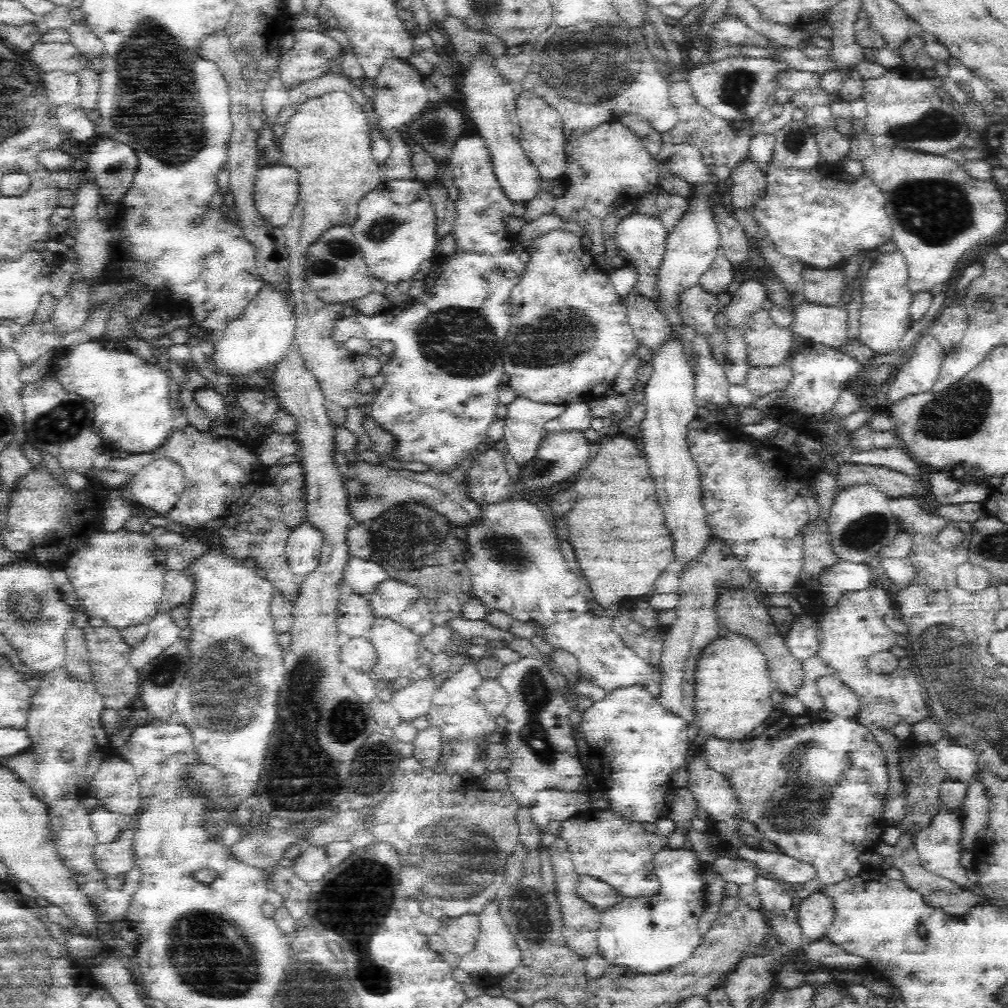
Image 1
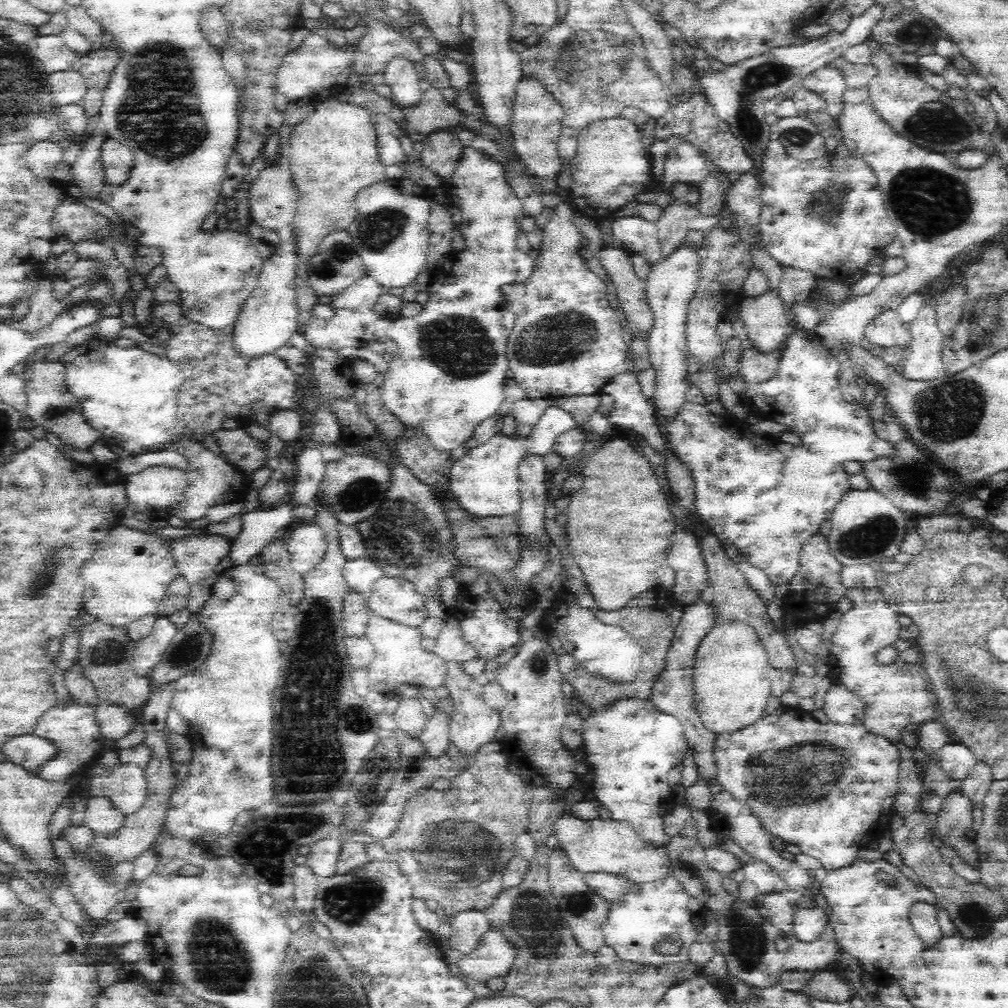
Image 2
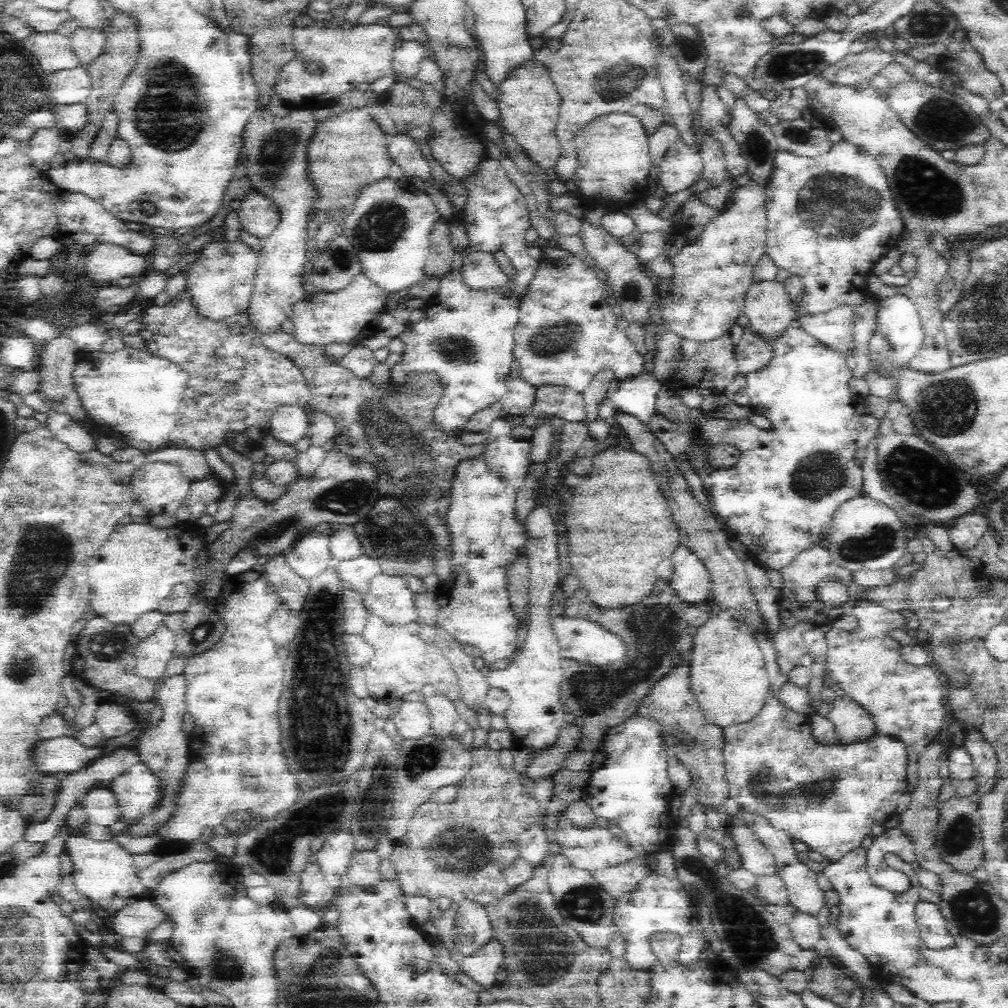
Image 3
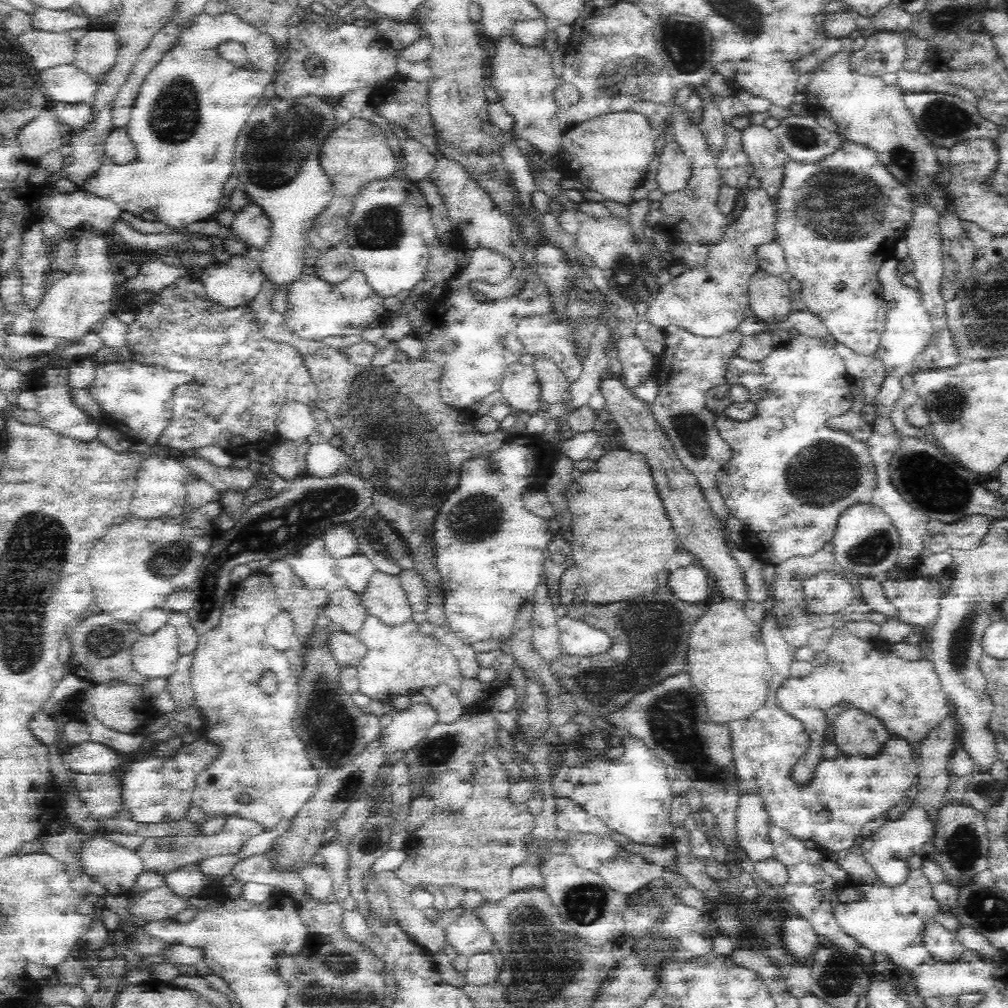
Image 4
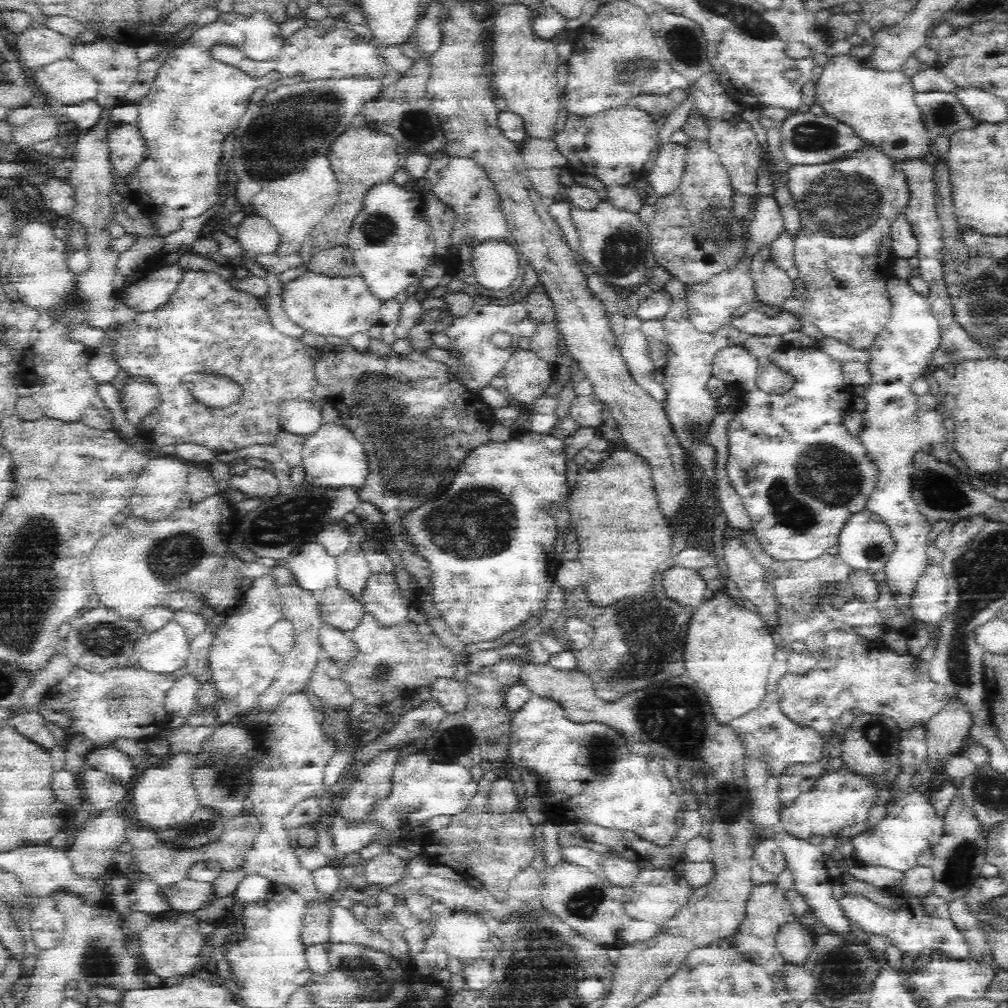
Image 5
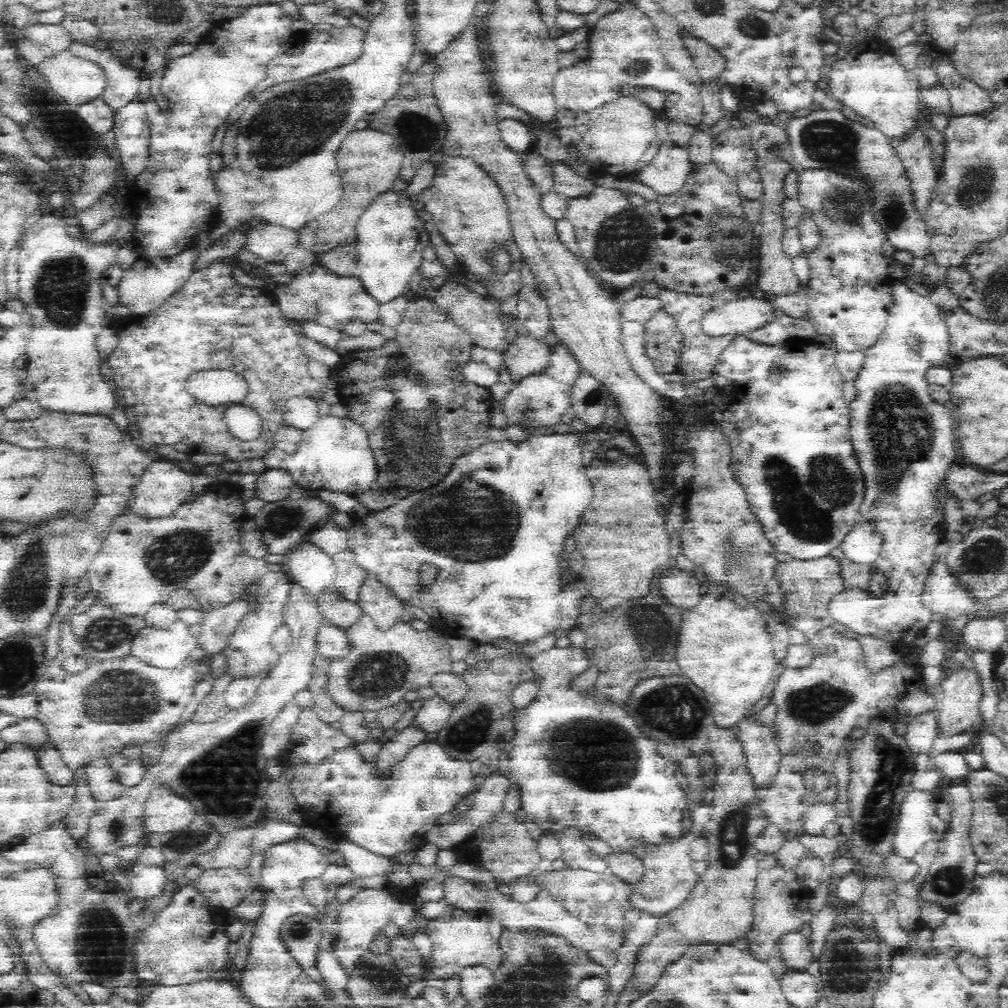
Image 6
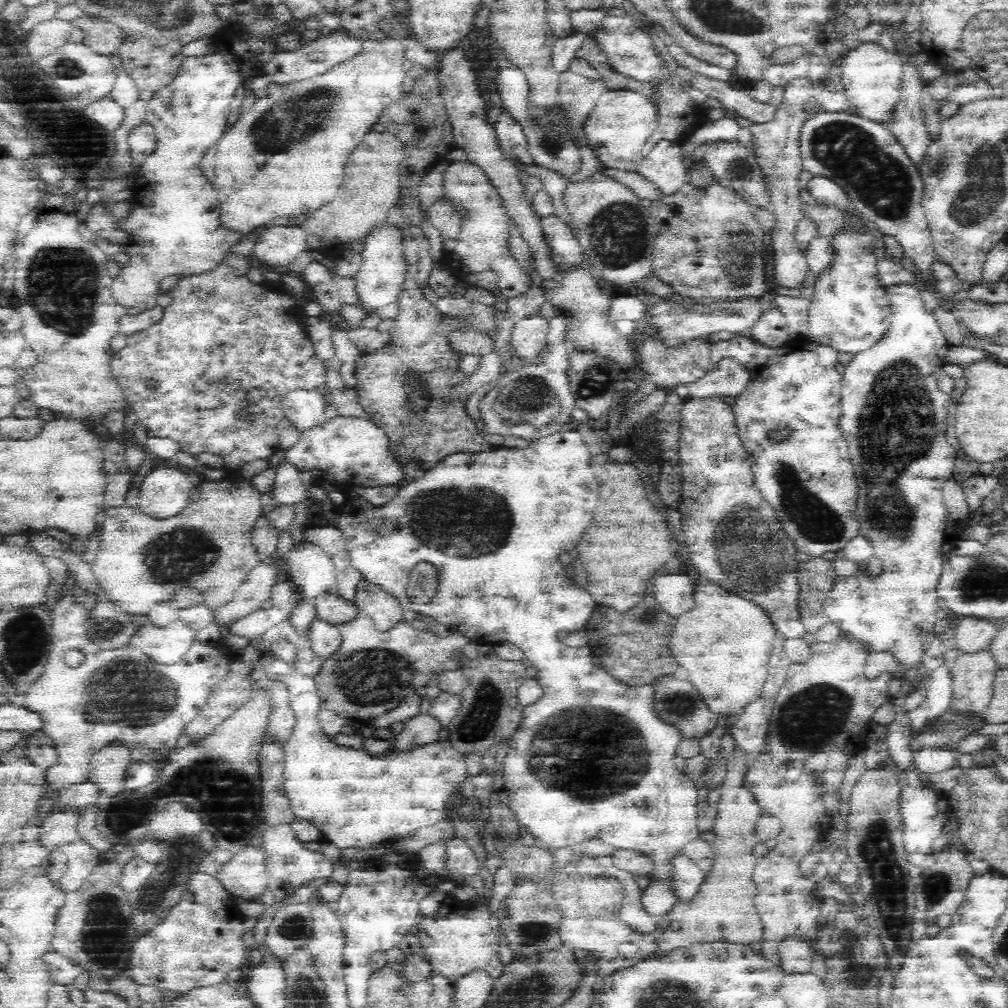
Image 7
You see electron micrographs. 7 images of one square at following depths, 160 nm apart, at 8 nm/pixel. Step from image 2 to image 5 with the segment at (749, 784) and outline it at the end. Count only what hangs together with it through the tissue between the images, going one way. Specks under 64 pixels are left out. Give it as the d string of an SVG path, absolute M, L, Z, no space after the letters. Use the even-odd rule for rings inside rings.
M788 643L782 647L777 646L775 662L767 678L764 700L755 710L729 722L744 745L746 758L764 759L769 770L778 777L789 770L792 765L805 765L820 760L825 748L821 734L818 734L813 728L795 725L784 716L779 708L777 684L784 674L788 674L787 664L790 654L792 654L792 648ZM918 725L900 734L902 773L898 776L896 790L912 790L912 778L927 759L926 727ZM843 764L836 772L830 770L824 774L816 782L814 790L796 798L796 802L788 808L779 810L779 825L788 835L796 838L808 840L814 834L827 838L841 828L864 822L873 805L874 795L873 784L866 783Z

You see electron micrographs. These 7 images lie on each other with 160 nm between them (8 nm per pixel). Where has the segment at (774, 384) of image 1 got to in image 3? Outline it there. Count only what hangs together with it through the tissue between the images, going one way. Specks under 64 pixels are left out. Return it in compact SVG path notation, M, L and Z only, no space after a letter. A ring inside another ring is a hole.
M749 327L735 345L738 372L749 373L763 367L773 357L773 341L765 339Z

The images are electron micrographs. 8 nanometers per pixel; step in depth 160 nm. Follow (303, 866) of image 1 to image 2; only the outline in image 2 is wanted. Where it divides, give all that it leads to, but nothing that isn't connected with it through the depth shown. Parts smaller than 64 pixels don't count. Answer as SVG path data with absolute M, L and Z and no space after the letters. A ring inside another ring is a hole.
M346 836L326 838L315 842L310 846L310 852L306 856L305 864L316 873L321 880L337 874L336 866L340 848Z

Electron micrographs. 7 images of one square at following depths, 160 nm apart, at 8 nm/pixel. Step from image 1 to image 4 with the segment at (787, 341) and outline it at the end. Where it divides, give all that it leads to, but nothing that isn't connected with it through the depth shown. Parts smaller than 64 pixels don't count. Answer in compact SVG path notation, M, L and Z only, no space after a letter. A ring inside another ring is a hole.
M764 269L750 277L748 298L752 314L765 323L781 321L792 311L789 282Z

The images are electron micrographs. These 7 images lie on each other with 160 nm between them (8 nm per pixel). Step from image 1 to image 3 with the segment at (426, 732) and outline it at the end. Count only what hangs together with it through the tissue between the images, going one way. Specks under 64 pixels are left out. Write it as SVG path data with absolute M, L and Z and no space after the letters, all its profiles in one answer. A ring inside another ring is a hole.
M438 692L432 698L426 699L426 705L430 711L431 732L439 737L450 735L459 718L455 703Z

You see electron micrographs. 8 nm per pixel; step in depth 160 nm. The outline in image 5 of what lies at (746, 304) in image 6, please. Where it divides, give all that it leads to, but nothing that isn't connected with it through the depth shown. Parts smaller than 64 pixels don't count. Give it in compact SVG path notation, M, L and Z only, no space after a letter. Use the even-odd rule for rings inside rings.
M755 308L754 310L748 310L746 314L738 316L738 318L732 316L726 324L750 335L782 336L786 332L800 330L802 319L795 318L795 316L783 310L778 316L772 317Z

